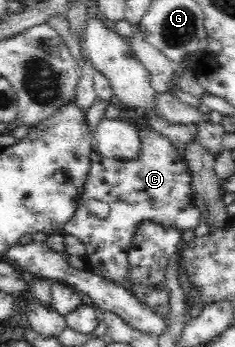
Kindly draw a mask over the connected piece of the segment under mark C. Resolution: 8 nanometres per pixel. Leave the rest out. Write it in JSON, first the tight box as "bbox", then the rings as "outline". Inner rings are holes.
{"bbox":[63,123,200,318],"outline":[[[146,123],[133,125],[138,132],[140,147],[136,157],[129,160],[109,160],[102,154],[94,151],[90,155],[90,173],[84,187],[84,193],[78,201],[78,209],[74,217],[64,225],[63,234],[76,236],[86,246],[86,257],[89,271],[98,274],[103,279],[114,281],[129,289],[135,297],[147,308],[164,318],[169,317],[169,297],[166,289],[160,290],[155,286],[154,290],[146,287],[130,286],[126,282],[128,247],[132,236],[143,221],[174,226],[182,231],[196,228],[200,219],[200,210],[194,202],[195,189],[192,185],[192,176],[189,165],[183,155],[172,141],[153,130]],[[90,199],[104,201],[110,206],[108,214],[104,218],[91,213],[86,207]]]}

